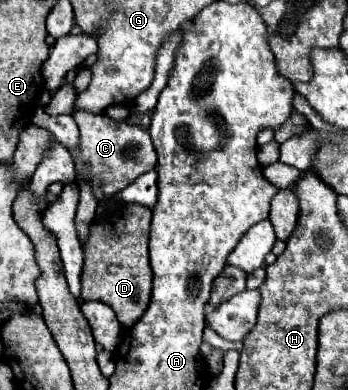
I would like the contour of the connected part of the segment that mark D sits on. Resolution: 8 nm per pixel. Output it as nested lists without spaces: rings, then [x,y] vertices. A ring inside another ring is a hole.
[[[124,208],[90,224],[90,236],[84,246],[82,298],[100,300],[110,306],[124,328],[132,328],[146,312],[152,296],[152,270],[148,260],[150,208]]]

